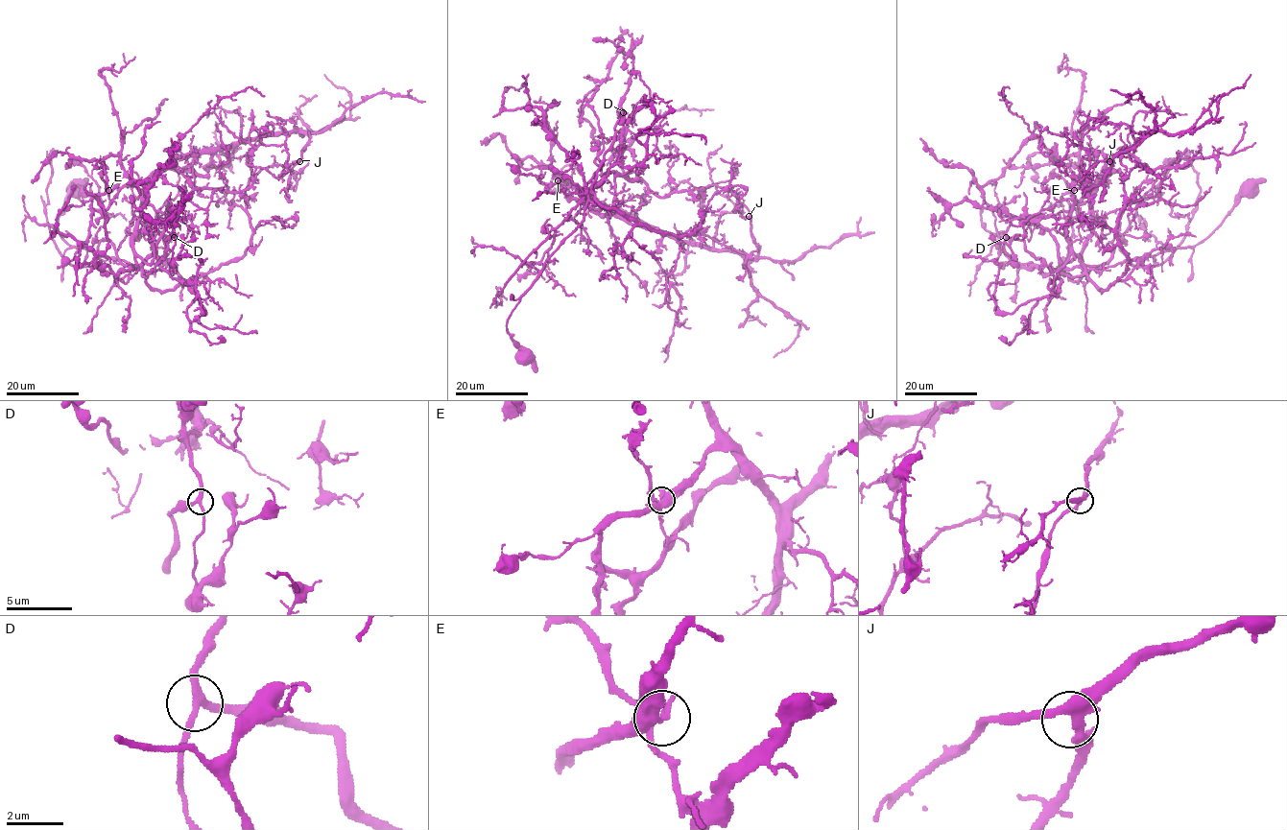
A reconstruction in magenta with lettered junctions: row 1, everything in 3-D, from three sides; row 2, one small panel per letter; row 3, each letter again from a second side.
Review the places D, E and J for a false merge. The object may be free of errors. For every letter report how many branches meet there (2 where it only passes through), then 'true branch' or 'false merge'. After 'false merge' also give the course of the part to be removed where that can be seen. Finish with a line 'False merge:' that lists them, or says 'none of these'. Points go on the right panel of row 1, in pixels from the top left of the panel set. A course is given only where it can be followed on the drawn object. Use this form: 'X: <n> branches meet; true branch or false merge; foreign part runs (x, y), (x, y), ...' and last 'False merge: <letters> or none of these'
D: 3 branches meet; true branch
E: 3 branches meet; false merge; foreign part runs (1073, 191), (1072, 194), (1080, 201), (1110, 169), (1121, 177)
J: 3 branches meet; true branch
False merge: E

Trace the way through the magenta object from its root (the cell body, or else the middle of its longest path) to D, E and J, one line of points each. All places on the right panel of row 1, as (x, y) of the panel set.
D: (1249, 189), (1196, 245), (1108, 268), (1085, 268), (1075, 276), (1050, 269), (1023, 240), (1006, 237)
E: (1249, 189), (1196, 245), (1099, 268), (1085, 268), (1082, 256), (1090, 234), (1091, 190), (1077, 177), (1073, 191)
J: (1249, 189), (1194, 246), (1085, 268), (1082, 249), (1090, 234), (1097, 177), (1110, 156), (1153, 130), (1109, 161)

